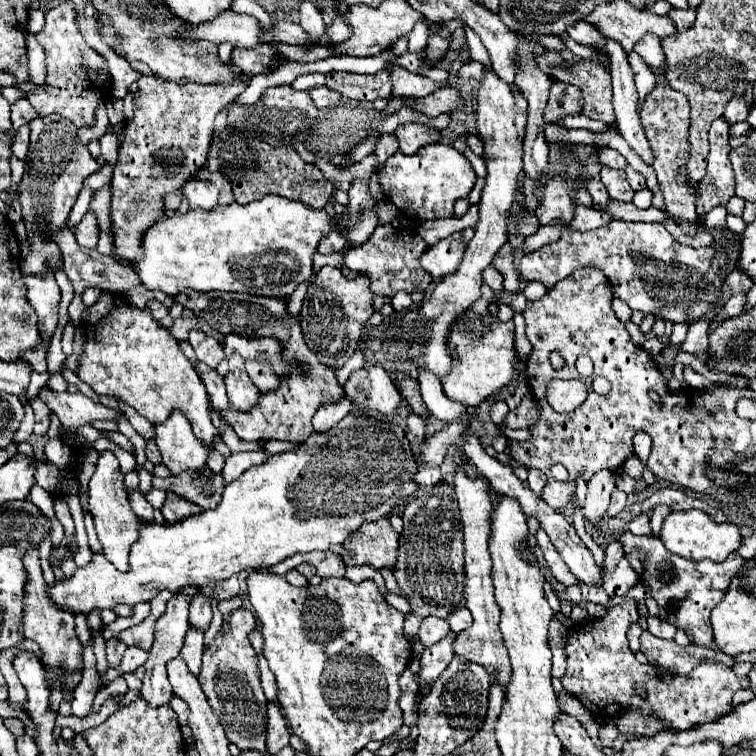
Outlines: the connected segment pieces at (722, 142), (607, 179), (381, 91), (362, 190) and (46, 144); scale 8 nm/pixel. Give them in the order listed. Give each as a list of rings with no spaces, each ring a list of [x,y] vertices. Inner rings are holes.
[[[719,117],[709,129],[707,173],[697,183],[697,215],[703,219],[717,205],[733,197],[733,169],[729,167],[729,123]]]
[[[603,167],[601,171],[601,181],[609,193],[609,197],[619,199],[619,201],[631,201],[633,199],[633,189],[627,183],[625,171],[623,169],[611,169],[611,167]]]
[[[379,71],[377,75],[357,75],[357,73],[329,73],[325,87],[337,91],[347,99],[375,101],[387,99],[391,95],[389,71]]]
[[[355,179],[349,189],[347,209],[345,213],[337,215],[337,231],[345,237],[347,245],[357,247],[371,237],[371,233],[379,225],[375,207],[377,201],[369,193],[367,179]]]
[[[45,117],[29,123],[31,143],[25,157],[25,173],[19,187],[19,203],[23,209],[23,223],[27,227],[27,241],[31,245],[29,255],[21,259],[21,271],[25,275],[55,273],[63,267],[63,255],[59,245],[51,239],[51,233],[67,227],[67,219],[75,199],[83,187],[83,181],[97,173],[101,165],[89,155],[87,147],[77,139],[77,127],[67,119],[49,121]]]

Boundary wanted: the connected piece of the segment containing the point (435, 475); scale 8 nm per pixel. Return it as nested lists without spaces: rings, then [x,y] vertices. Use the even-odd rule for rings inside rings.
[[[421,465],[417,475],[413,480],[419,487],[432,487],[441,481],[441,471],[439,467],[431,467],[431,465]]]

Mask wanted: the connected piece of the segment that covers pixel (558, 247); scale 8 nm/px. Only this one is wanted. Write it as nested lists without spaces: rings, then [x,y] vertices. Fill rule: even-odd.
[[[611,221],[597,231],[571,231],[563,227],[563,235],[559,241],[551,245],[543,245],[541,249],[523,255],[519,263],[519,273],[525,281],[539,281],[547,289],[555,287],[561,279],[569,277],[573,271],[583,267],[593,267],[603,271],[607,283],[613,287],[613,295],[625,301],[631,309],[639,309],[643,313],[653,313],[671,323],[693,323],[711,311],[711,305],[721,297],[721,287],[725,279],[717,279],[717,271],[725,267],[727,255],[719,245],[711,247],[685,247],[677,243],[663,223],[631,223],[631,221]]]

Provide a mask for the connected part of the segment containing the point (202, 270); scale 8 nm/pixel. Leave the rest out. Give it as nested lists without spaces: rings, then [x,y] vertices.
[[[267,195],[247,205],[221,205],[213,213],[189,209],[185,215],[175,211],[163,215],[143,233],[143,257],[133,261],[133,269],[147,289],[161,289],[175,297],[185,289],[193,291],[253,291],[257,295],[283,297],[291,295],[297,285],[311,277],[311,257],[319,241],[335,229],[335,221],[325,211],[313,211],[303,203],[285,197]]]

